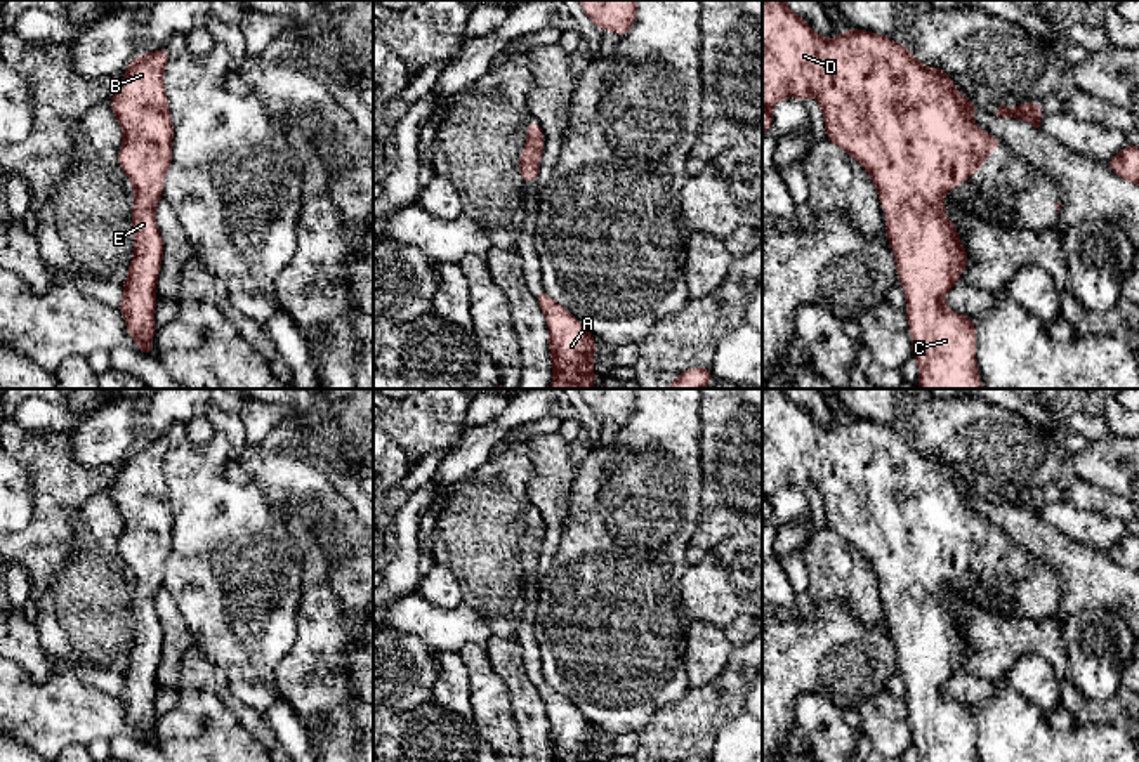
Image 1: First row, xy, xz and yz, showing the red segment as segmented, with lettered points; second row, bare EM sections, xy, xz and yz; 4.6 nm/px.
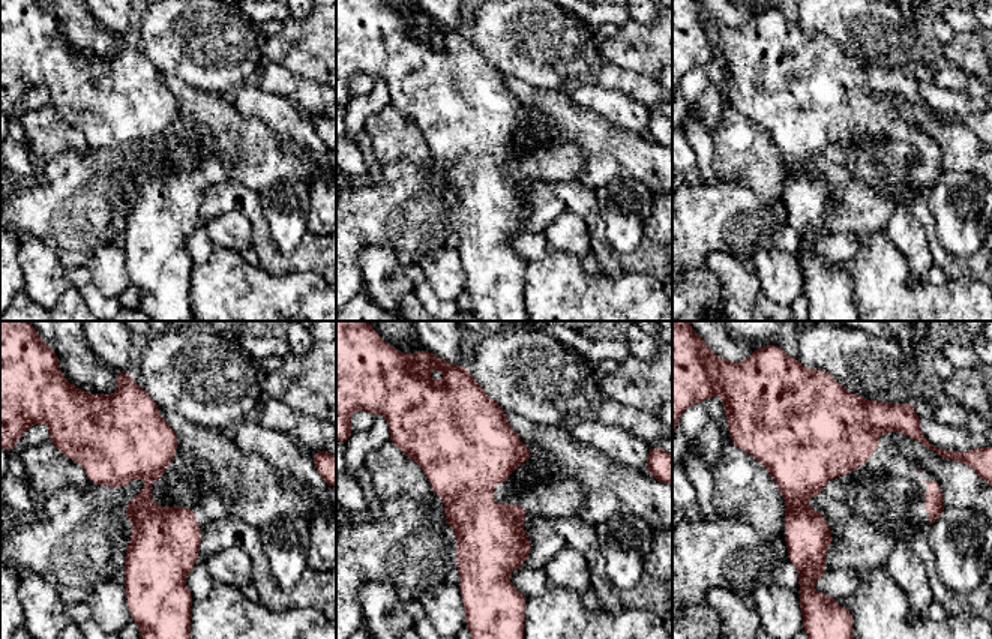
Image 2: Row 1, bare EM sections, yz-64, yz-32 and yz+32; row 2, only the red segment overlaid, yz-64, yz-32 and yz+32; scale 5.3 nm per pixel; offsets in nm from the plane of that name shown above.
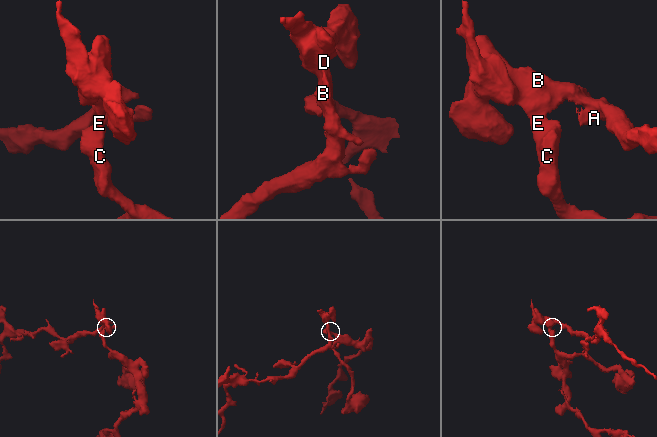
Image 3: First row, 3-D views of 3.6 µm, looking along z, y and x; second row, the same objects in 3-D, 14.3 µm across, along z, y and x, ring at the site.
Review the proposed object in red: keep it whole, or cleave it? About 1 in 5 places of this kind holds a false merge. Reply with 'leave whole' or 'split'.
leave whole

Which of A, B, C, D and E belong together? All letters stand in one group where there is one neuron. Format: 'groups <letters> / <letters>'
groups A B C D E

